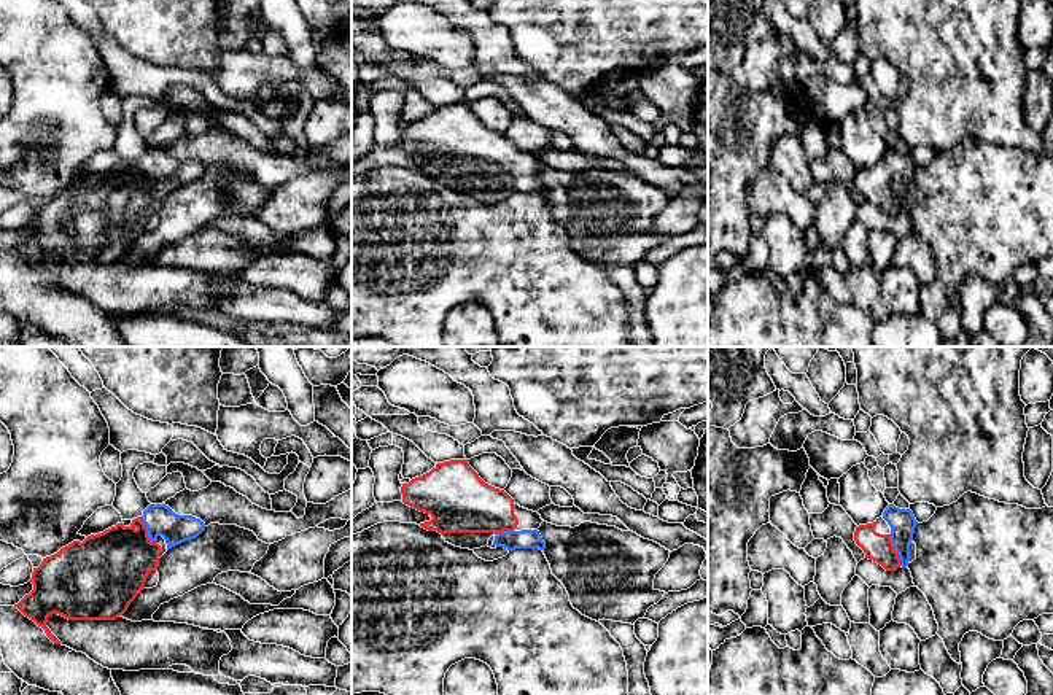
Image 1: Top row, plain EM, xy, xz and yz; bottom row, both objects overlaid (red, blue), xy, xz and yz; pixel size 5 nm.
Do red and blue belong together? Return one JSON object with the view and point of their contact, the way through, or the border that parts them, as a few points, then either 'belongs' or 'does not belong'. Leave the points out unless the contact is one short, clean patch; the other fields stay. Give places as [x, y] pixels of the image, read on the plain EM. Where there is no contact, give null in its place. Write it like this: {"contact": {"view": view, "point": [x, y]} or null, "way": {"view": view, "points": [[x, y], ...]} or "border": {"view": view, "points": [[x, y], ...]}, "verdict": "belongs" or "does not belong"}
{"contact": {"view": "yz", "point": [894, 194]}, "way": {"view": "yz", "points": [[878, 191], [894, 194], [901, 182], [902, 166]]}, "verdict": "belongs"}

